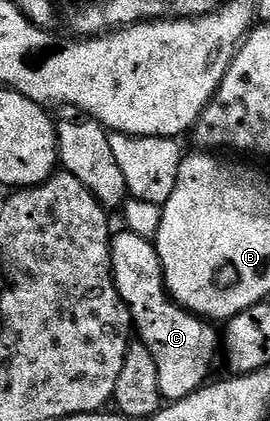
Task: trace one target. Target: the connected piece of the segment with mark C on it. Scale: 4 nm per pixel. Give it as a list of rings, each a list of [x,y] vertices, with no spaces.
[[[128,229],[115,234],[110,240],[110,263],[114,267],[114,284],[120,297],[128,305],[133,330],[137,338],[152,353],[156,361],[156,373],[160,377],[160,393],[163,400],[179,403],[184,397],[196,393],[211,382],[214,362],[220,359],[220,335],[214,332],[215,324],[203,321],[198,316],[178,306],[166,290],[166,279],[162,276],[162,262],[157,246],[151,240],[140,237]]]

